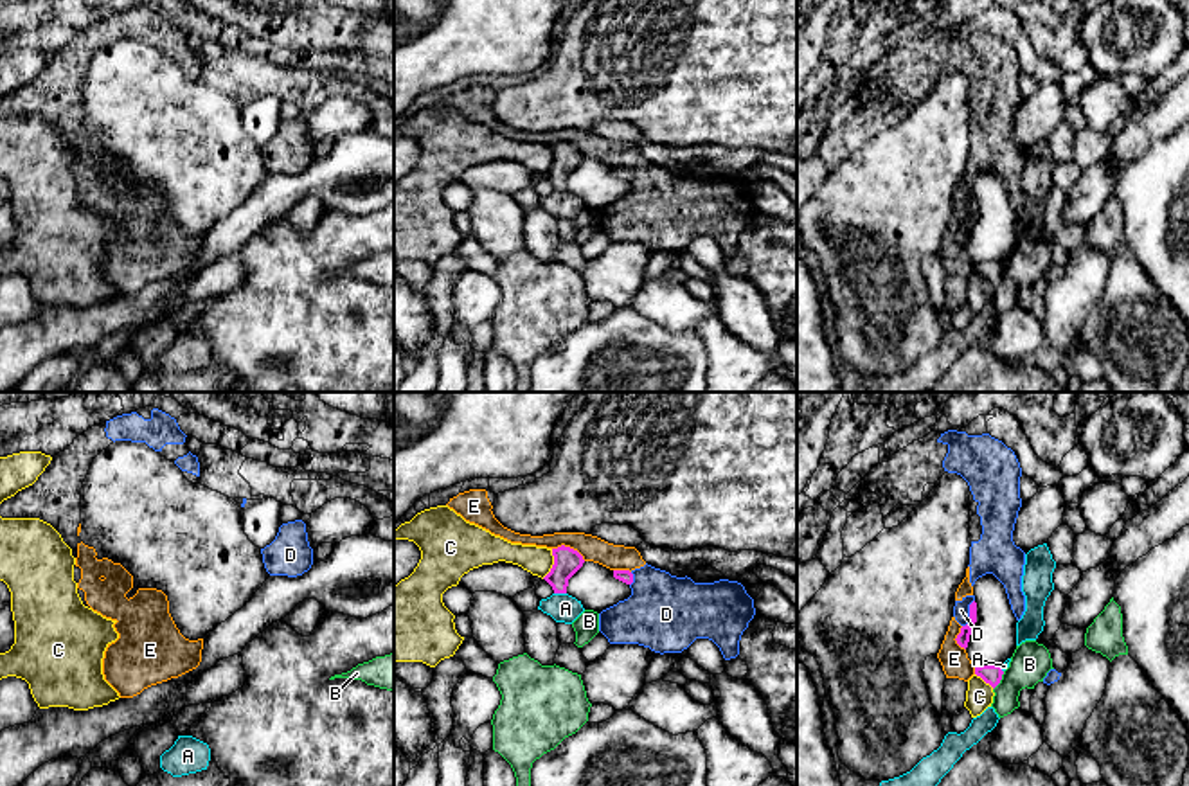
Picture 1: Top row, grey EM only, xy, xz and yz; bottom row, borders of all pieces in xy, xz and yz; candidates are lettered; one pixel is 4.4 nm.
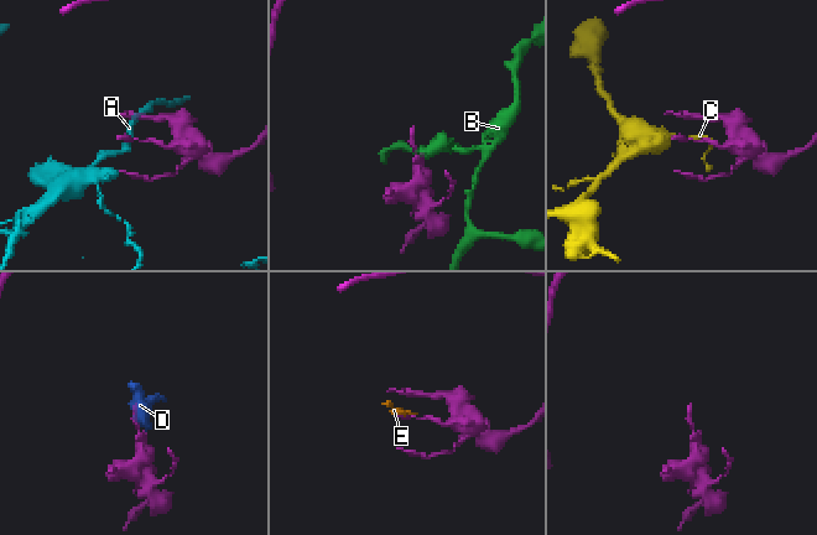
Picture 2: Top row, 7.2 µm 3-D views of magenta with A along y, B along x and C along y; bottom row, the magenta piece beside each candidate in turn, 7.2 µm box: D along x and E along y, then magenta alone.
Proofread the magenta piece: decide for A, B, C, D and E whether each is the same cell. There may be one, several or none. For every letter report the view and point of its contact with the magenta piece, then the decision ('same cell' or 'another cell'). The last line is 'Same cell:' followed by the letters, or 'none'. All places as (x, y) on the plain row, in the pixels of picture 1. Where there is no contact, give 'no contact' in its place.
A: meets magenta in xz at (560, 189); another cell
B: meets magenta in yz at (1001, 276); another cell
C: meets magenta in xz at (554, 160); another cell
D: meets magenta in yz at (970, 211); another cell
E: meets magenta in xz at (569, 144); another cell
Same cell: none

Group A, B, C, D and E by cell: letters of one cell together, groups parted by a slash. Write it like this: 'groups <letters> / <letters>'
groups A / B / C / D E

